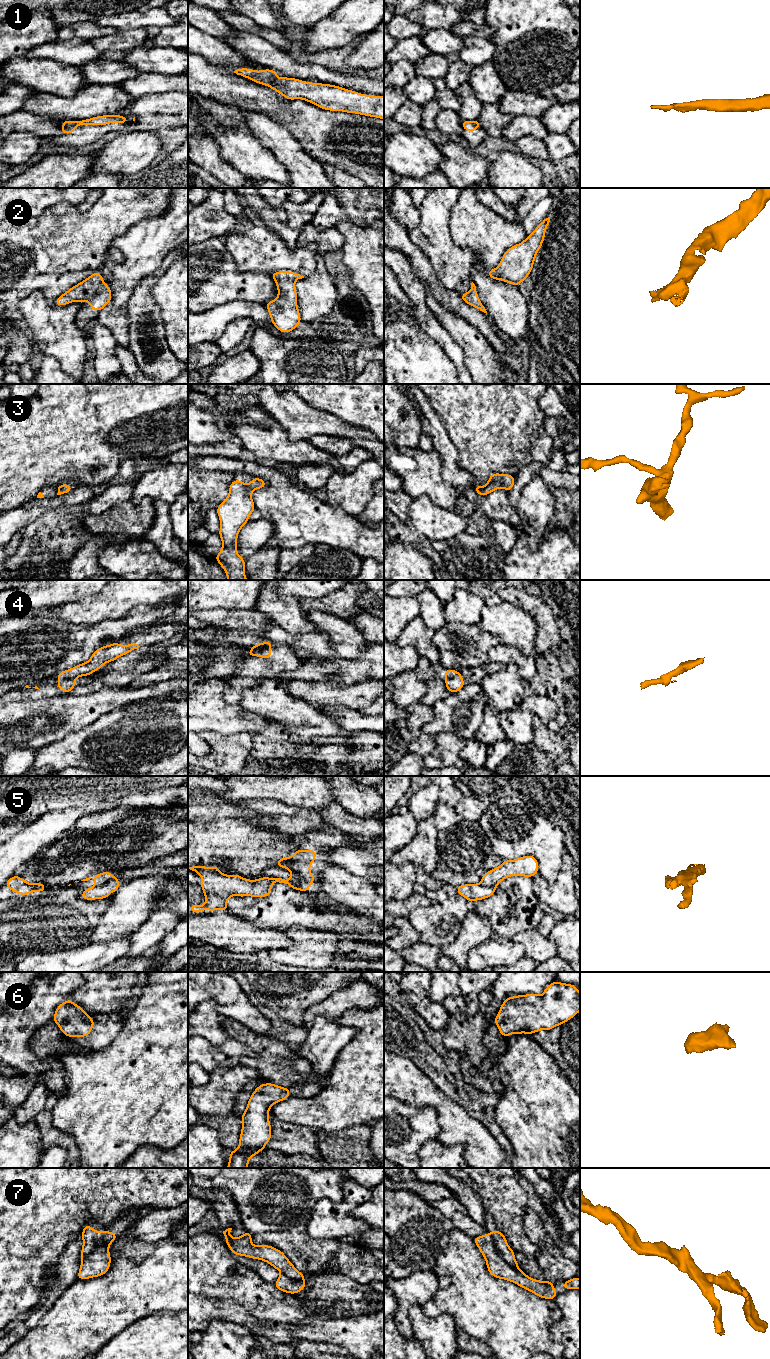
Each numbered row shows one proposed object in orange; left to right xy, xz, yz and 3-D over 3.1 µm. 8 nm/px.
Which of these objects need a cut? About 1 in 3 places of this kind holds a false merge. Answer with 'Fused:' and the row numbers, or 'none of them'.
Fused: 4, 5, 7

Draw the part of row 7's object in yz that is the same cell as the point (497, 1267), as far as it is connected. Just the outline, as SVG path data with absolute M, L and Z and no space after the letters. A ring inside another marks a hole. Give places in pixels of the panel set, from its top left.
M485 1234L473 1239L485 1258L488 1272L493 1277L511 1281L543 1299L555 1300L557 1293L553 1283L548 1279L545 1281L533 1279L507 1264L496 1251L491 1236Z

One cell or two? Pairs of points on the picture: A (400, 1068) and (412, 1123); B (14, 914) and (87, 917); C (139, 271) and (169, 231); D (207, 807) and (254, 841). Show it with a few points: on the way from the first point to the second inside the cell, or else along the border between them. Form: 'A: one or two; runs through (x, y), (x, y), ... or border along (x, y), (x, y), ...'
A: two; border along (394, 1097), (416, 1107), (431, 1107)
B: one; runs through (32, 915), (69, 917)
C: one; runs through (139, 261), (159, 241)
D: two; border along (246, 819), (222, 818), (219, 820)

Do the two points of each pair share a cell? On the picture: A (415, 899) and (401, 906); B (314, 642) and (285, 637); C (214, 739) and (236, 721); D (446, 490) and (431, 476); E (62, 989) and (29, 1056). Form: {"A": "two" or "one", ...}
{"A": "one", "B": "one", "C": "two", "D": "one", "E": "one"}

